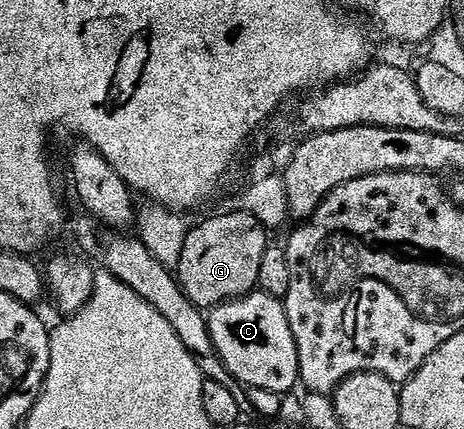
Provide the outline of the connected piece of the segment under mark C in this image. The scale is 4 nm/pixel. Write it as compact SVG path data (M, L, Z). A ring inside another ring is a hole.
M254 290L247 296L218 304L208 313L207 319L213 349L238 385L282 394L292 393L296 389L293 387L298 387L301 379L299 354L282 301L266 292Z

